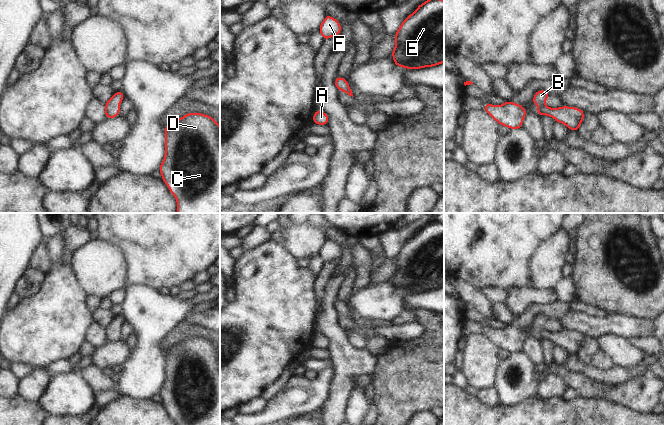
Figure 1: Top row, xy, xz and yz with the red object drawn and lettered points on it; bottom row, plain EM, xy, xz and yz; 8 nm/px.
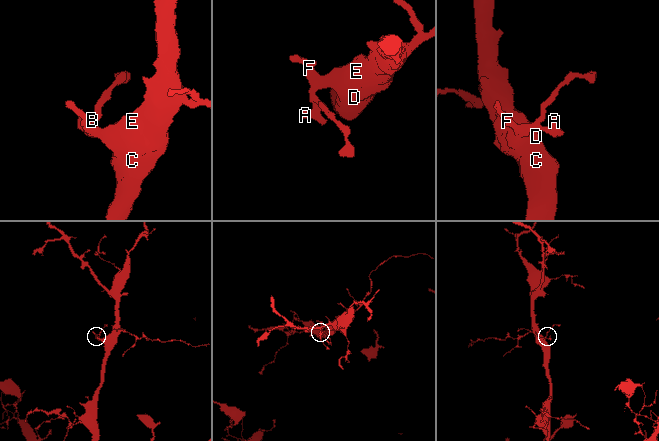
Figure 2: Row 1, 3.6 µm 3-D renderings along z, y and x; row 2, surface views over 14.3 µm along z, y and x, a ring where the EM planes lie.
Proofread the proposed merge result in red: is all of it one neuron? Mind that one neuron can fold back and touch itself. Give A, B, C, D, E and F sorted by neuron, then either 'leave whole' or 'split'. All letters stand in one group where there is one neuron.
groups A B C D E F; leave whole

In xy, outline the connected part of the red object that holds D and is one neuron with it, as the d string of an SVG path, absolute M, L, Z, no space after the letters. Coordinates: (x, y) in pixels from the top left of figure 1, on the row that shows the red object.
M188 113L164 128L165 157L159 171L177 200L177 213L220 213L220 126L209 115Z

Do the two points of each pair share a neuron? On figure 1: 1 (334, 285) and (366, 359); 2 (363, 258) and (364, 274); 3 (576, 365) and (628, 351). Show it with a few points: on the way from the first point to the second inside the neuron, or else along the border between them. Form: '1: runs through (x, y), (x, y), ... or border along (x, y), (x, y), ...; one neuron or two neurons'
1: runs through (328, 306), (328, 326), (345, 348); one neuron
2: runs through (363, 262), (363, 270); one neuron
3: border along (640, 361), (628, 367), (617, 365); two neurons

